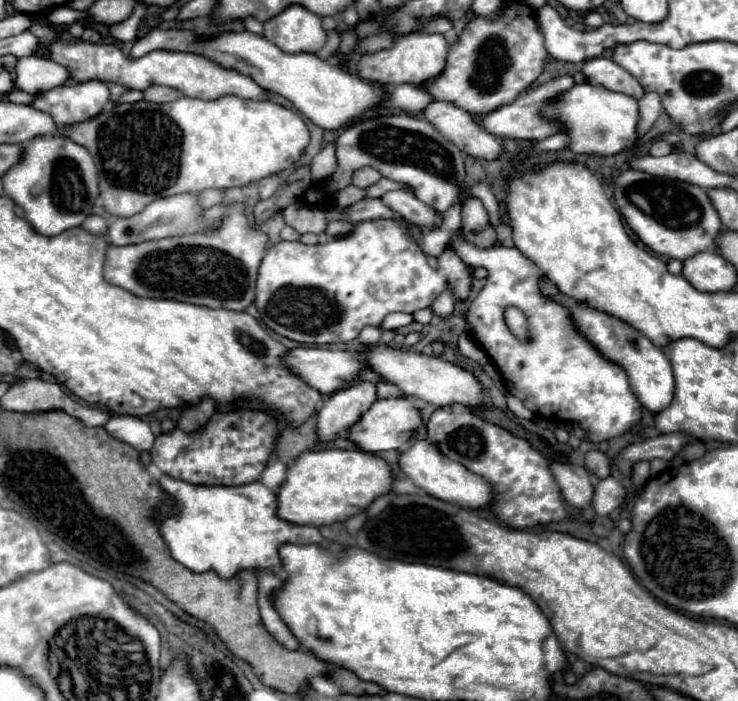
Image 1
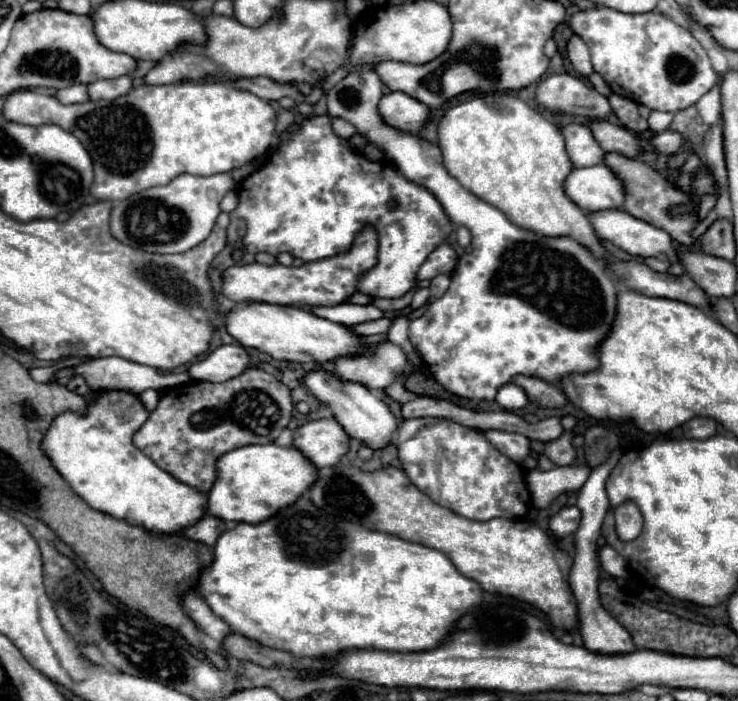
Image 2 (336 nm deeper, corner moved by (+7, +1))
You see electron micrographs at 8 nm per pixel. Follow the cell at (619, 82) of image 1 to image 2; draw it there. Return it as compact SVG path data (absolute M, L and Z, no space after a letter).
M571 36L567 42L567 58L573 64L573 68L581 74L581 76L589 76L593 72L591 66L591 58L589 58L589 50L585 46L585 42L579 36Z

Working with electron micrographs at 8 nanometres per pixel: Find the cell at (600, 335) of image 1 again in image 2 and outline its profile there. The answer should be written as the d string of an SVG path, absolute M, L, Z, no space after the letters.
M355 70L355 72L349 72L343 80L339 80L329 92L327 92L327 108L329 108L329 116L339 116L347 122L351 122L355 128L357 128L357 134L363 134L367 136L369 142L377 144L383 148L383 152L391 158L391 162L395 164L395 168L411 182L415 184L421 184L425 186L429 192L435 194L435 198L441 202L441 206L445 208L445 214L449 216L449 220L453 224L461 224L461 226L467 226L471 230L471 236L473 236L473 242L471 242L471 252L463 254L459 260L457 260L457 266L451 274L451 284L447 288L447 292L439 298L439 300L433 300L427 308L427 312L415 320L411 320L411 326L409 326L409 340L411 344L415 346L415 350L419 352L419 358L423 360L423 364L429 368L429 372L433 374L433 378L449 392L457 394L457 396L463 396L463 398L469 398L469 400L495 400L495 394L501 386L509 384L517 374L525 374L525 376L535 376L535 378L541 378L545 382L553 382L557 384L561 376L565 374L571 374L571 372L591 372L599 366L599 358L597 358L597 348L599 348L599 342L609 334L611 330L611 324L613 324L613 318L615 318L615 300L617 300L617 284L605 274L601 262L589 252L589 248L585 248L583 244L575 242L573 238L569 236L557 236L557 238L547 238L547 236L541 236L541 234L535 234L531 230L525 230L525 228L519 228L515 226L501 210L497 210L495 206L479 200L475 194L467 192L453 176L447 174L447 170L443 168L443 158L441 158L441 150L435 146L435 144L429 144L427 140L423 138L415 138L411 134L403 134L391 126L387 126L379 112L377 112L377 102L383 94L383 82L381 78L377 76L375 70Z

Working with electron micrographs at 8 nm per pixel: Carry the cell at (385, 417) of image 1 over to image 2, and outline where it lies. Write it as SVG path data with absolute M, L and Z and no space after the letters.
M335 418L311 420L299 426L293 434L293 448L297 448L317 470L335 466L349 450L349 436Z

